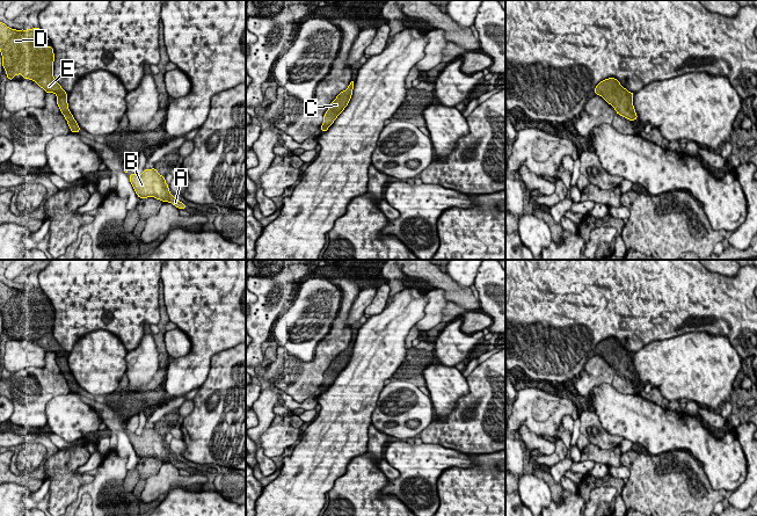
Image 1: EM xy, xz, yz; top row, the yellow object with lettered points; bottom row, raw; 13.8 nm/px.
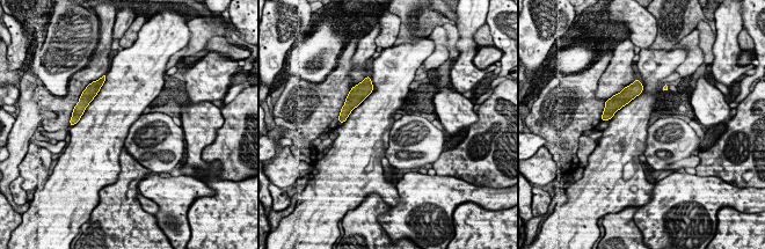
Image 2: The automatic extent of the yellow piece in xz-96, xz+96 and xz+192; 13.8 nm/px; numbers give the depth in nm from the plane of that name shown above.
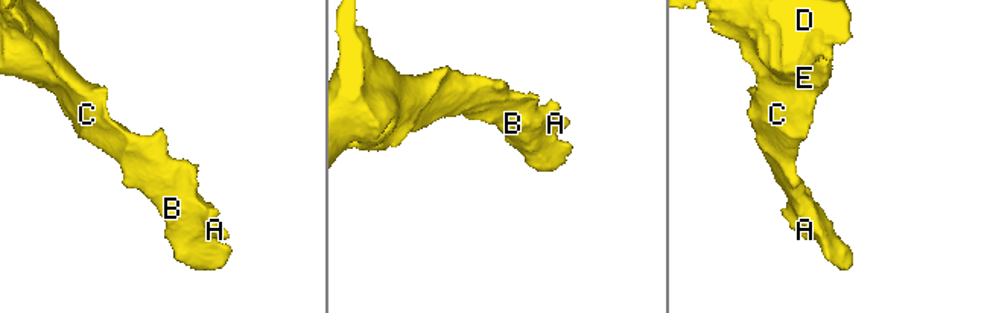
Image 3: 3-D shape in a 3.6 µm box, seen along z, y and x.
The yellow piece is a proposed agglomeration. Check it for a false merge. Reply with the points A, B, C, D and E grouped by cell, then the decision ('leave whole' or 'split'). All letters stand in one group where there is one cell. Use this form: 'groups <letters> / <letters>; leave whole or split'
groups A B C D E; leave whole

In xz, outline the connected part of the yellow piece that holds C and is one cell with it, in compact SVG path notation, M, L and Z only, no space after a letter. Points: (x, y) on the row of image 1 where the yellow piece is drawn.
M351 81L348 88L341 92L336 99L330 103L329 109L325 112L323 124L320 126L322 132L326 132L329 126L333 125L337 116L344 110L350 102L354 89L354 81Z

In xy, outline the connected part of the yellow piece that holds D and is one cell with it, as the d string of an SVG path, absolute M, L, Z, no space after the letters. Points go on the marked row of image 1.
M0 22L0 52L6 75L14 80L21 73L23 79L35 81L45 93L54 93L71 132L79 133L81 128L68 109L68 93L53 78L53 46L41 46L38 39L49 39L39 27L16 30Z

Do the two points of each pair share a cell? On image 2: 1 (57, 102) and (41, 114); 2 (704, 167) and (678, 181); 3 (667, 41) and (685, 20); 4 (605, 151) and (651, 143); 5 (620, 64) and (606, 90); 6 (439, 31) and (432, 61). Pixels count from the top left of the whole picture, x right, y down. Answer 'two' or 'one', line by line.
1: two
2: two
3: one
4: two
5: one
6: one

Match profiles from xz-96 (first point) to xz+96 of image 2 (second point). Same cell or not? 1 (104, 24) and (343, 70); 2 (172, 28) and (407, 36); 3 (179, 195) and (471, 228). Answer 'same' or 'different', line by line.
1: same
2: different
3: different

